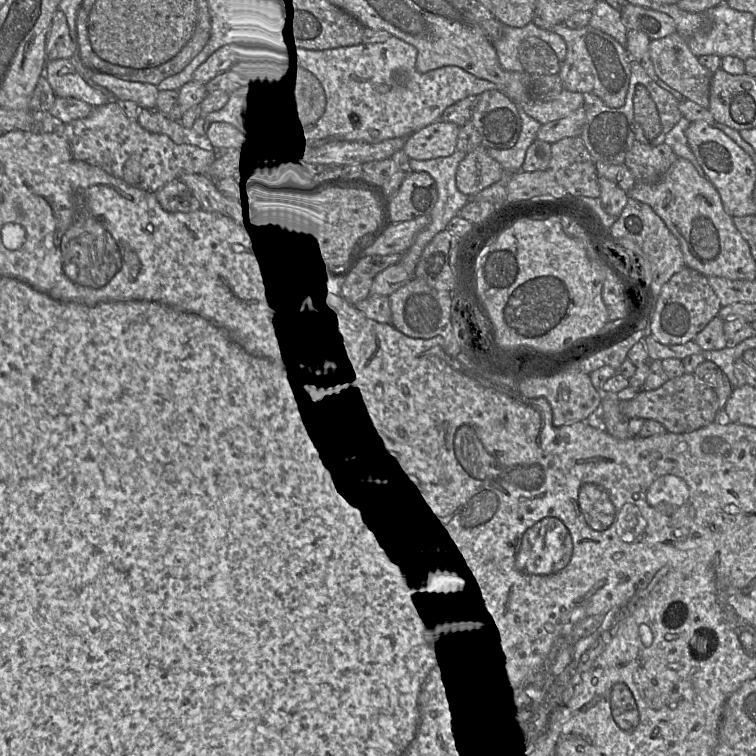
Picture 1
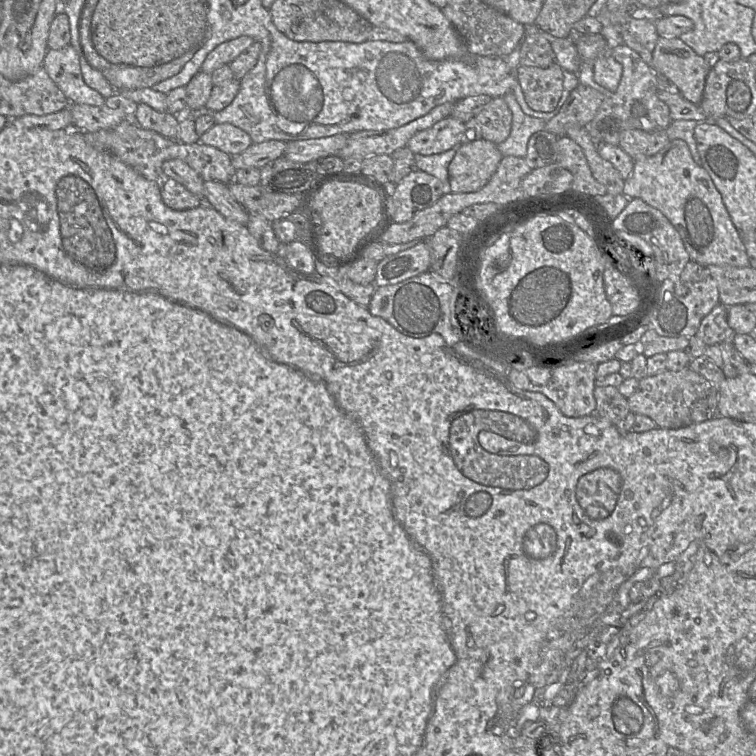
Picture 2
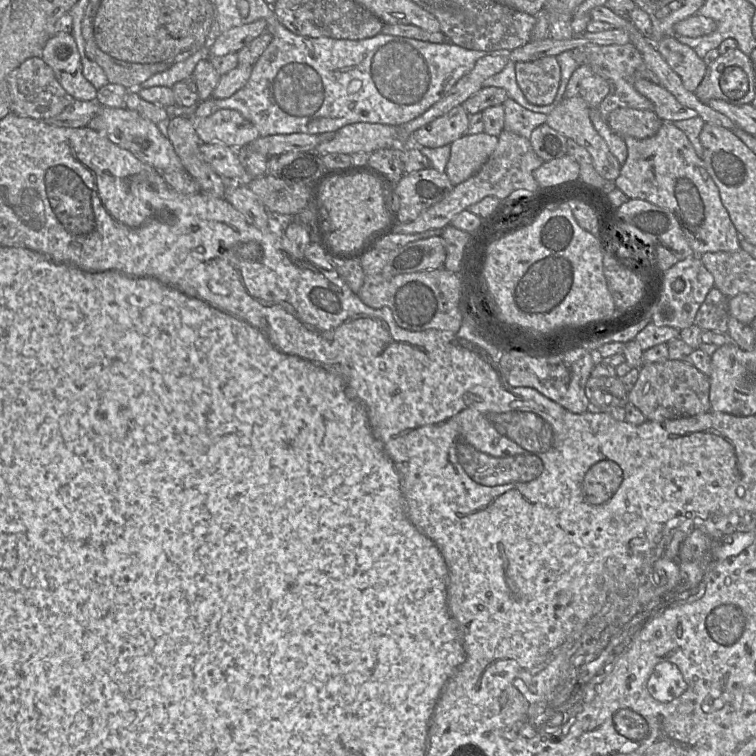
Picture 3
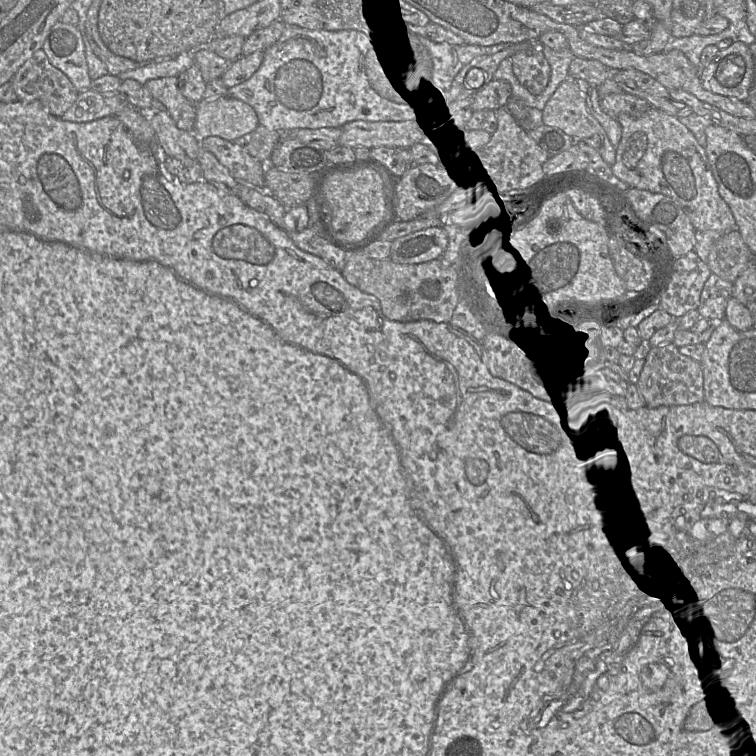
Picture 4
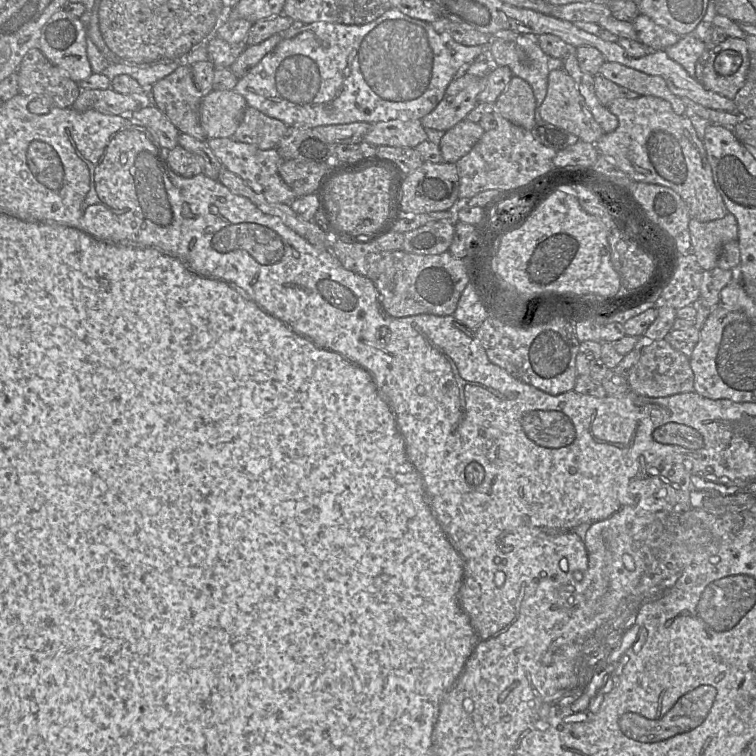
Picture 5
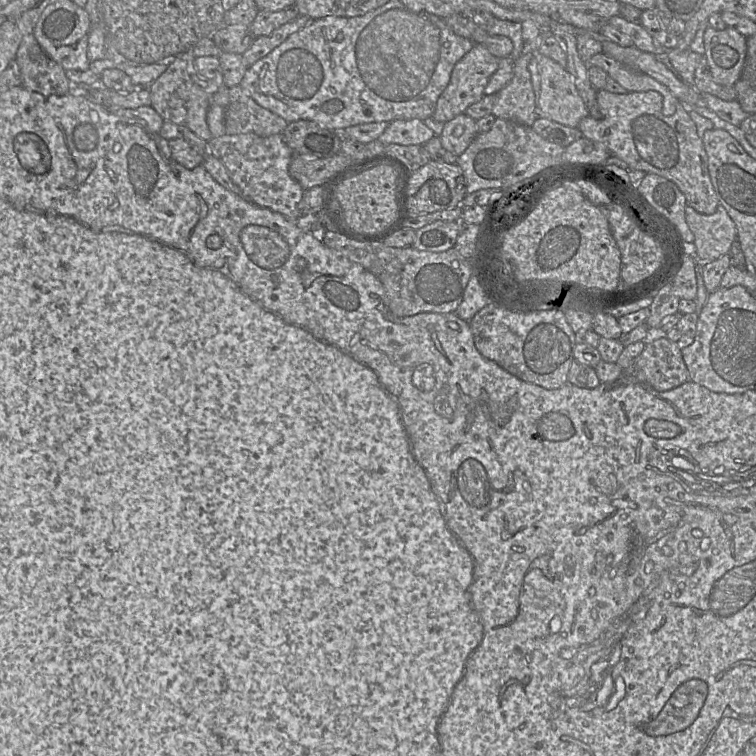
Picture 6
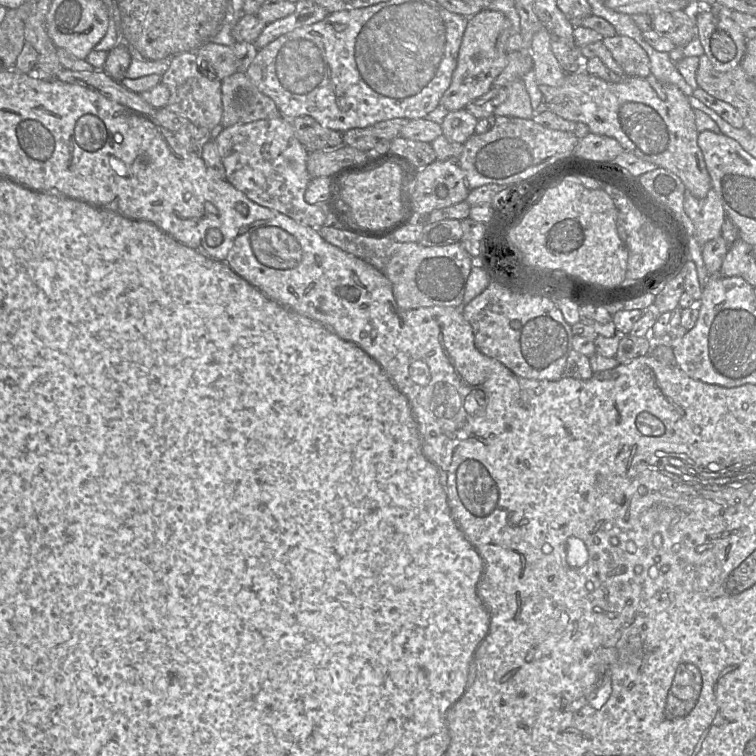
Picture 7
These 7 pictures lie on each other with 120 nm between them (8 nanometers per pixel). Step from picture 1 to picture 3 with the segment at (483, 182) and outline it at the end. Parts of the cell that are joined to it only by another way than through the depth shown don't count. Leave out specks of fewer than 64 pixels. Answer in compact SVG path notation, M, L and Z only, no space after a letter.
M485 132L466 134L452 142L445 171L452 185L456 186L476 174L497 144L498 137Z

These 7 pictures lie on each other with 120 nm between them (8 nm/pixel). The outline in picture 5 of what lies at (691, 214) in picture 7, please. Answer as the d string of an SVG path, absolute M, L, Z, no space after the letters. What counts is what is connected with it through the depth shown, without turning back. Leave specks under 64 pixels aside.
M730 212L723 218L710 222L691 218L689 232L692 253L703 270L716 267L722 246L729 241L738 240L737 220Z

